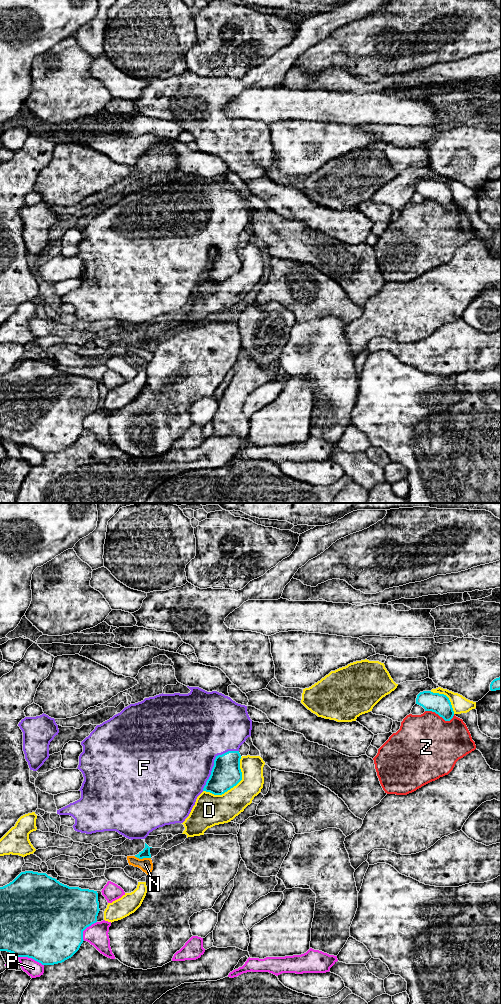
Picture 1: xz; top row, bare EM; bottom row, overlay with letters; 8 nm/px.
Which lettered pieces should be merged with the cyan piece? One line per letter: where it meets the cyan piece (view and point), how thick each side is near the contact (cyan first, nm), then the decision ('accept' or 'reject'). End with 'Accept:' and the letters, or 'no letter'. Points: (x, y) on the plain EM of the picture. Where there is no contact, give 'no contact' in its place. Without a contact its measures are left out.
D: xz (233, 274) | 240/240 nm | reject
F: xz (214, 251) | 240/480 nm | accept
N: xz (142, 346) | 70/110 nm | reject
P: xz (31, 445) | 500/130 nm | reject
Z: xz (440, 204) | 160/480 nm | reject
Accept: F

